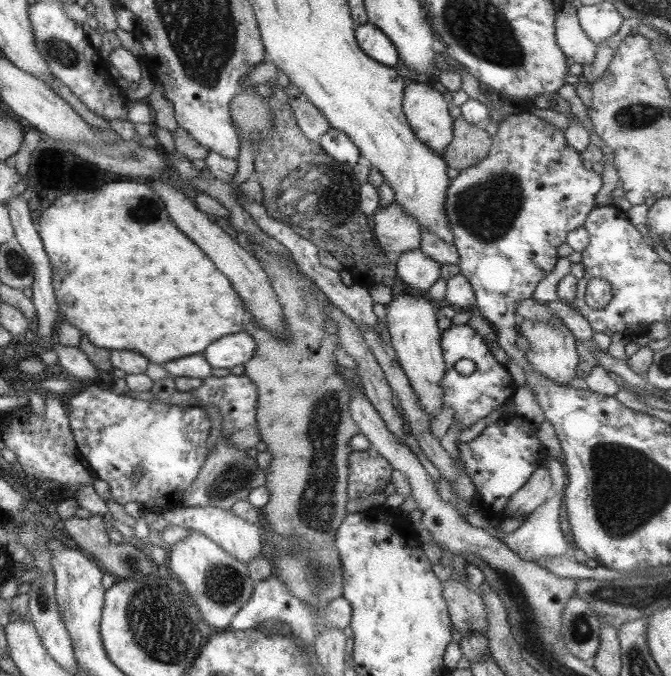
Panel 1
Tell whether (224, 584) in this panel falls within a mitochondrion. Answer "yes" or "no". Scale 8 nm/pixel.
yes

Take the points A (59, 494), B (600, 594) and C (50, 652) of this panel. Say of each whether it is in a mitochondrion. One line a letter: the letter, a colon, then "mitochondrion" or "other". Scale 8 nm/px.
A: other
B: mitochondrion
C: other

